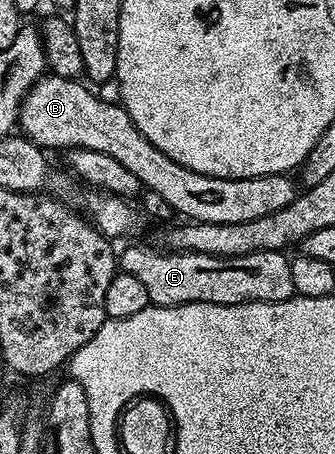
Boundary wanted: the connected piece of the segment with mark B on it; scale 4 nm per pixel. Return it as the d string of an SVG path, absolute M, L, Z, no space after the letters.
M50 73L44 74L42 79L38 79L32 85L31 92L23 98L23 103L19 107L18 130L26 135L31 142L44 149L80 147L81 149L93 149L97 153L105 153L109 157L114 157L116 161L121 161L121 165L125 165L125 169L129 169L129 173L133 173L133 177L137 177L137 181L146 190L156 192L173 207L176 216L182 217L184 215L182 218L187 221L196 223L257 221L257 217L277 213L295 200L297 183L290 174L222 179L221 177L209 177L205 173L193 173L193 169L185 169L185 165L177 165L177 161L173 161L173 157L165 157L165 153L161 153L161 149L157 149L157 145L153 145L143 136L141 129L137 129L137 125L133 125L129 113L123 106L118 102L106 103L105 100L98 99L90 89L92 90L86 82L79 79L66 79Z

